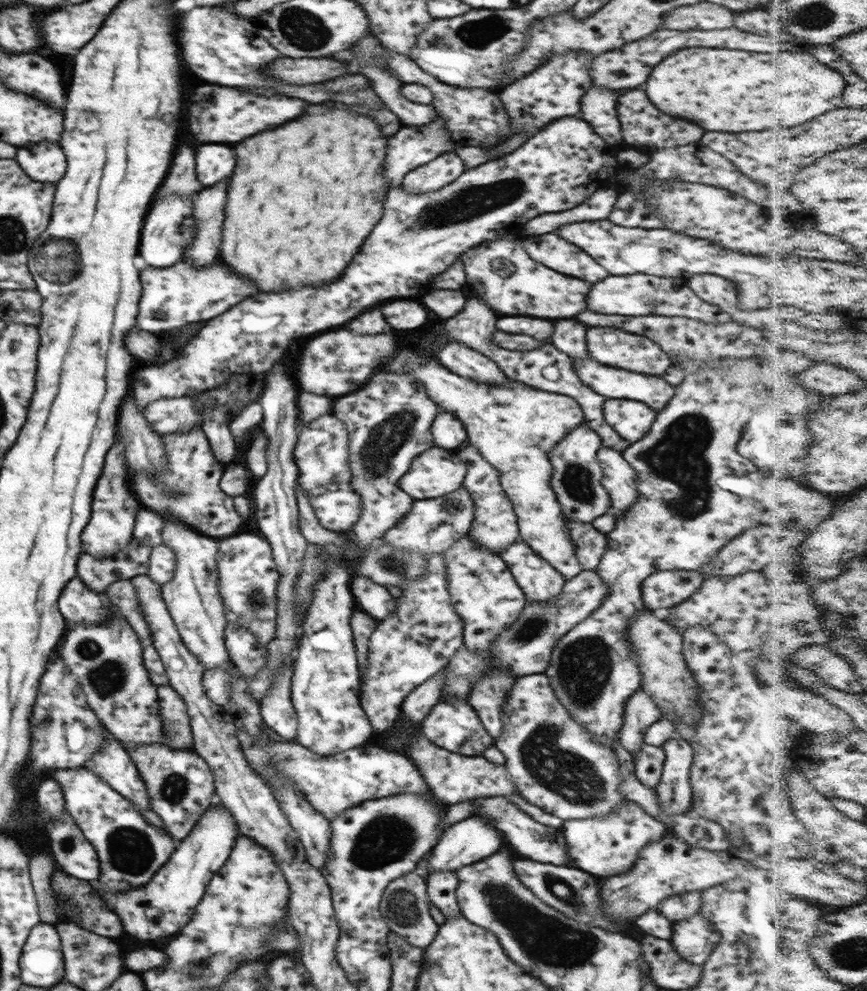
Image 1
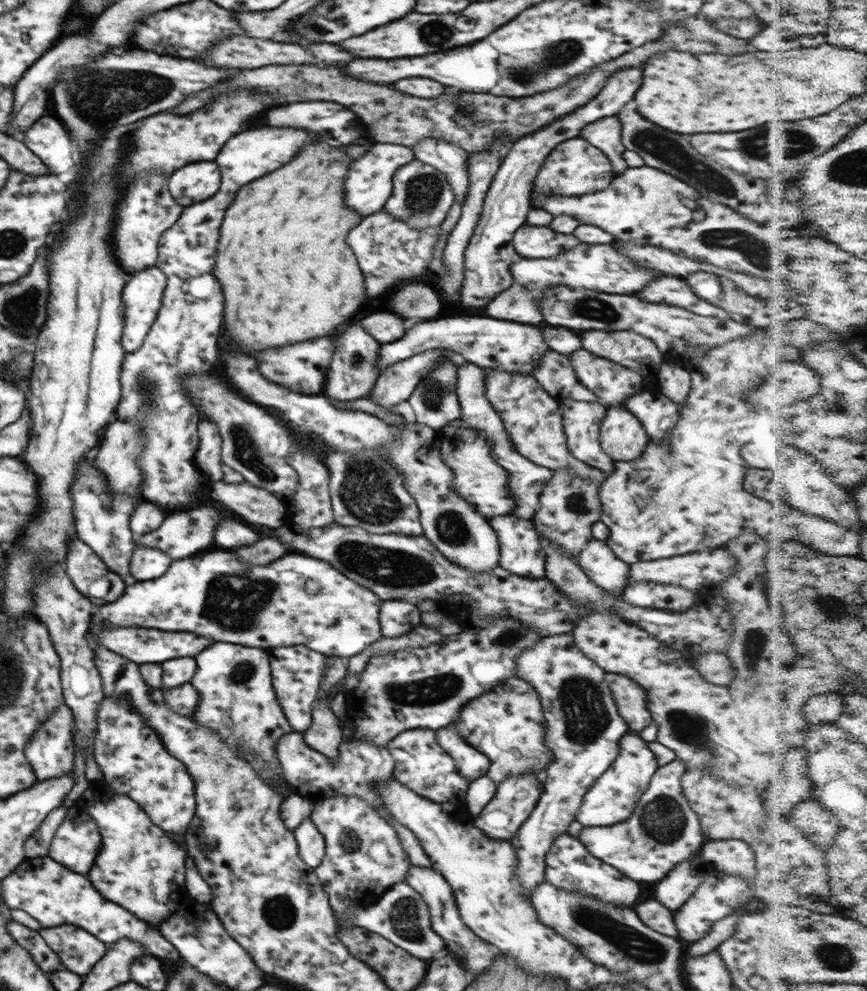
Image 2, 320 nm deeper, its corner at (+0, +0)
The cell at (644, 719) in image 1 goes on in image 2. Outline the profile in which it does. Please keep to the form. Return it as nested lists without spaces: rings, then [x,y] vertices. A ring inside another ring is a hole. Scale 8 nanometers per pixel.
[[[638,732],[626,733],[619,742],[619,754],[610,768],[599,776],[586,791],[576,820],[583,826],[606,827],[622,823],[632,816],[635,806],[646,792],[652,775],[659,767],[656,755],[647,747],[648,742],[641,739]]]

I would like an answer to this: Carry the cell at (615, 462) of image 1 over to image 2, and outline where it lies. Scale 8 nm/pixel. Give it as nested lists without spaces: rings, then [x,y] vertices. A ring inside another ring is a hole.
[[[570,398],[559,400],[559,408],[567,447],[574,458],[598,468],[607,477],[614,474],[615,461],[602,450],[599,439],[600,425],[608,407]]]

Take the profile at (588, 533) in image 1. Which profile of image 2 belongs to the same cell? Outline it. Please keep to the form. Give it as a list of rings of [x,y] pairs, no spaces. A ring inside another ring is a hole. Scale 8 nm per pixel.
[[[590,539],[577,560],[596,587],[606,590],[608,595],[621,598],[628,583],[629,564],[619,560],[604,540]]]

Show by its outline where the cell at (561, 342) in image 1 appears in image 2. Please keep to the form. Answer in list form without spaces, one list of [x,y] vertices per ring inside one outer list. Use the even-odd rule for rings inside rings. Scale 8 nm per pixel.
[[[578,350],[568,356],[578,380],[607,407],[623,408],[629,396],[650,387],[647,377],[620,364]]]

